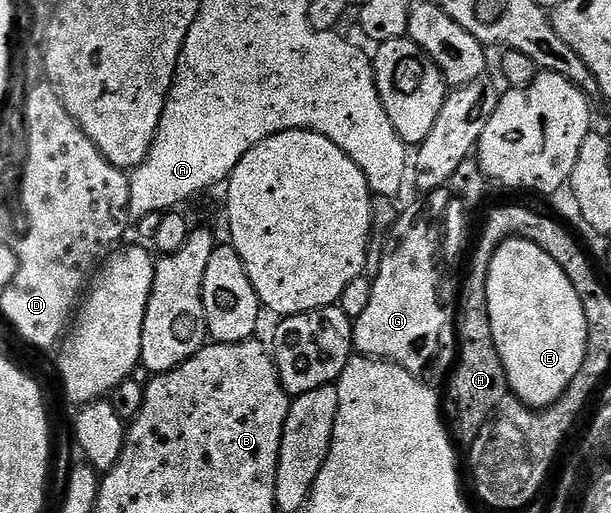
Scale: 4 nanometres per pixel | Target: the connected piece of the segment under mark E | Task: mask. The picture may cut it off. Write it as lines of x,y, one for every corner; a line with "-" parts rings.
525,237
505,239
500,245
500,249
496,249
496,253
492,257
492,265
488,269
487,303
488,317
492,321
492,337
496,341
500,361
504,365
506,376
510,382
510,391
531,409
553,407
556,400
568,389
568,385
572,385
576,373
580,373
580,365
584,365
586,360
586,344
590,342
590,330
588,321
584,317
584,305
580,301
576,289
572,289
572,281
568,281
568,273
564,273
564,269
560,269
560,265
556,265
556,261
552,261
552,257
548,257
548,253
544,253
544,249
540,249
540,245
536,245
533,239

